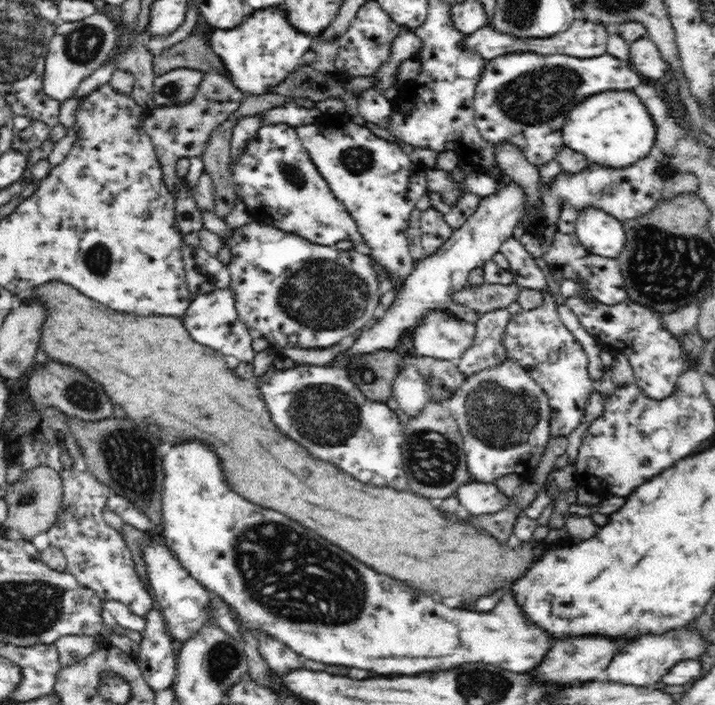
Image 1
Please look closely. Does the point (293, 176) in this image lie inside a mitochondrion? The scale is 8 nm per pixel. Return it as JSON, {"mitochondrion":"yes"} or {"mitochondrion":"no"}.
{"mitochondrion":"yes"}

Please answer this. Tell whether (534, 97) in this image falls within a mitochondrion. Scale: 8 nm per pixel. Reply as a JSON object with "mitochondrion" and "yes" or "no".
{"mitochondrion":"yes"}

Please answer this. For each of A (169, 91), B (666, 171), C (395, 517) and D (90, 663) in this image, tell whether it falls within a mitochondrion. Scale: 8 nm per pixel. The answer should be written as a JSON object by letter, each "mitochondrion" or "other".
{"A":"mitochondrion","B":"other","C":"other","D":"other"}

